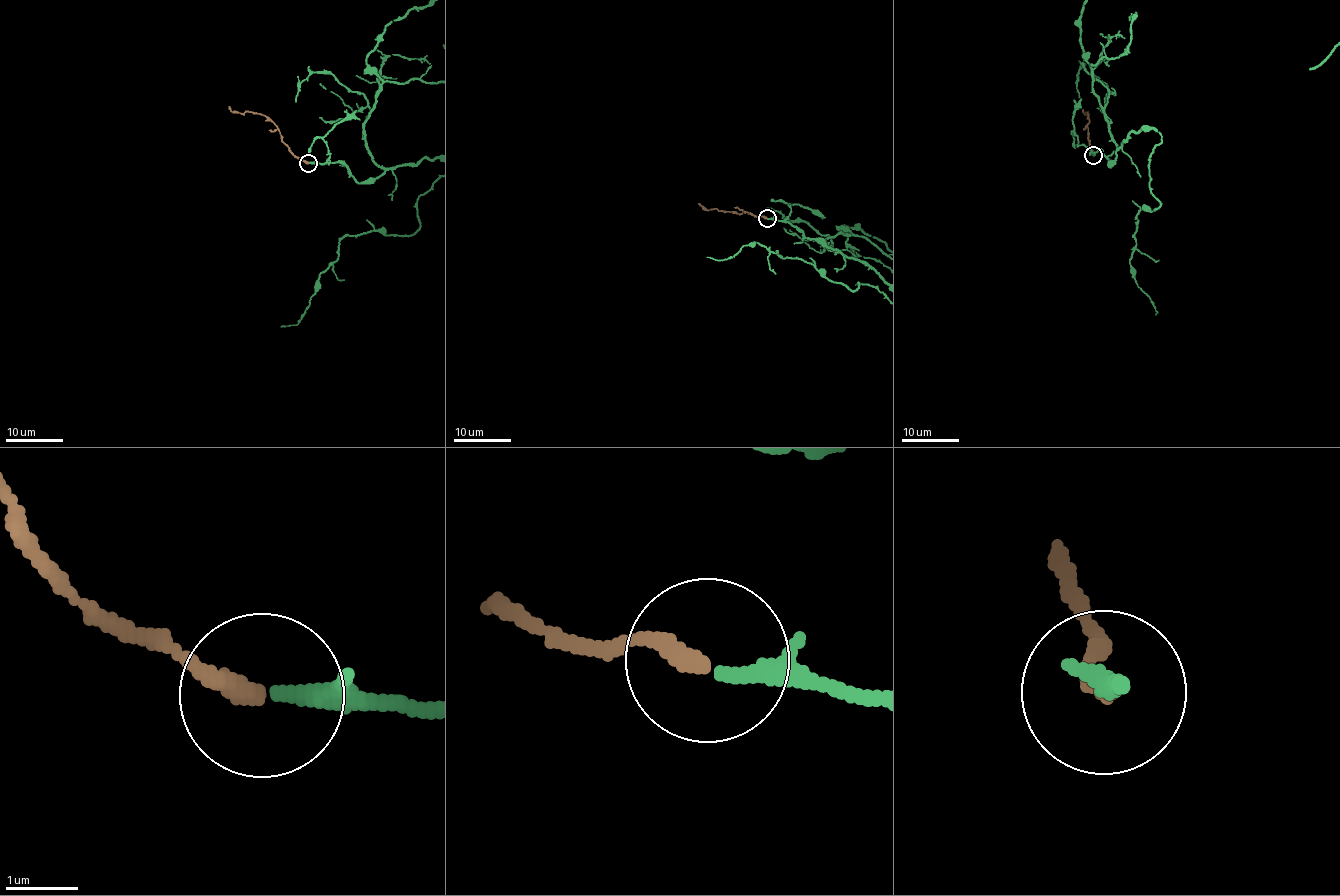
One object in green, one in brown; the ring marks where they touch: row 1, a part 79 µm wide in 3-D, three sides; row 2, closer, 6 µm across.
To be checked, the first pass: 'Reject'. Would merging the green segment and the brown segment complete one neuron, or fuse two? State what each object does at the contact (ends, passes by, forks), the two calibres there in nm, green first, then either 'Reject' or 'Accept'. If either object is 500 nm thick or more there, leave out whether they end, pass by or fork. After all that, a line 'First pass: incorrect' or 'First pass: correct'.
At the ring green ends. At the ring brown ends. Thickness 260 nm (green) against 280 nm. Accept
First pass: incorrect

